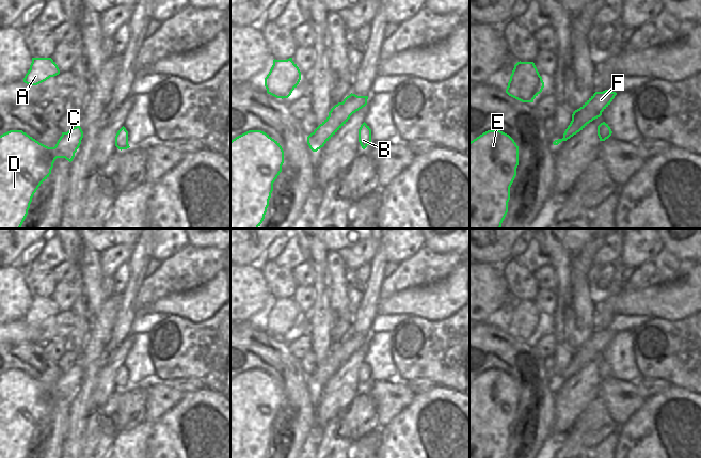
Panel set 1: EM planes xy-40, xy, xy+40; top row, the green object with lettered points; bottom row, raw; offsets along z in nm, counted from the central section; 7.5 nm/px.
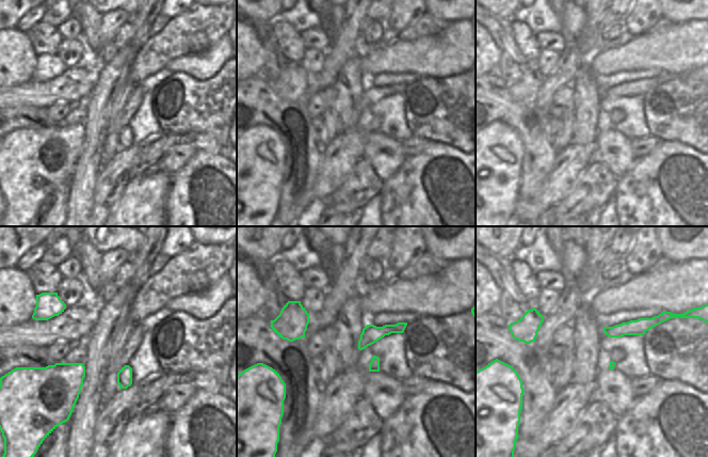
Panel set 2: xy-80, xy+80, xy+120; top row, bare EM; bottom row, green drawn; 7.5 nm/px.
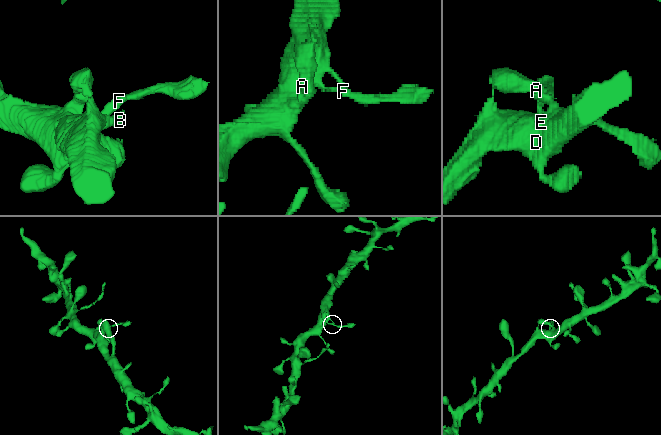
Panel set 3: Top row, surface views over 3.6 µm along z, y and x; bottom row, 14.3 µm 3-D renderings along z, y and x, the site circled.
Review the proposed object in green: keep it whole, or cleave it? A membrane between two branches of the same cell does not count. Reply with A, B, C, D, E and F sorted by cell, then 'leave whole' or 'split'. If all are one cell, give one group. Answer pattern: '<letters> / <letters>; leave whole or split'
A B C D E F; leave whole

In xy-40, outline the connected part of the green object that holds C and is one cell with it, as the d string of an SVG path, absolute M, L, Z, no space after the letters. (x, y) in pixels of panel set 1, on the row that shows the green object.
M76 126L62 132L54 147L48 147L22 130L0 136L0 228L20 228L38 187L49 177L57 158L73 161L81 144L83 131Z

